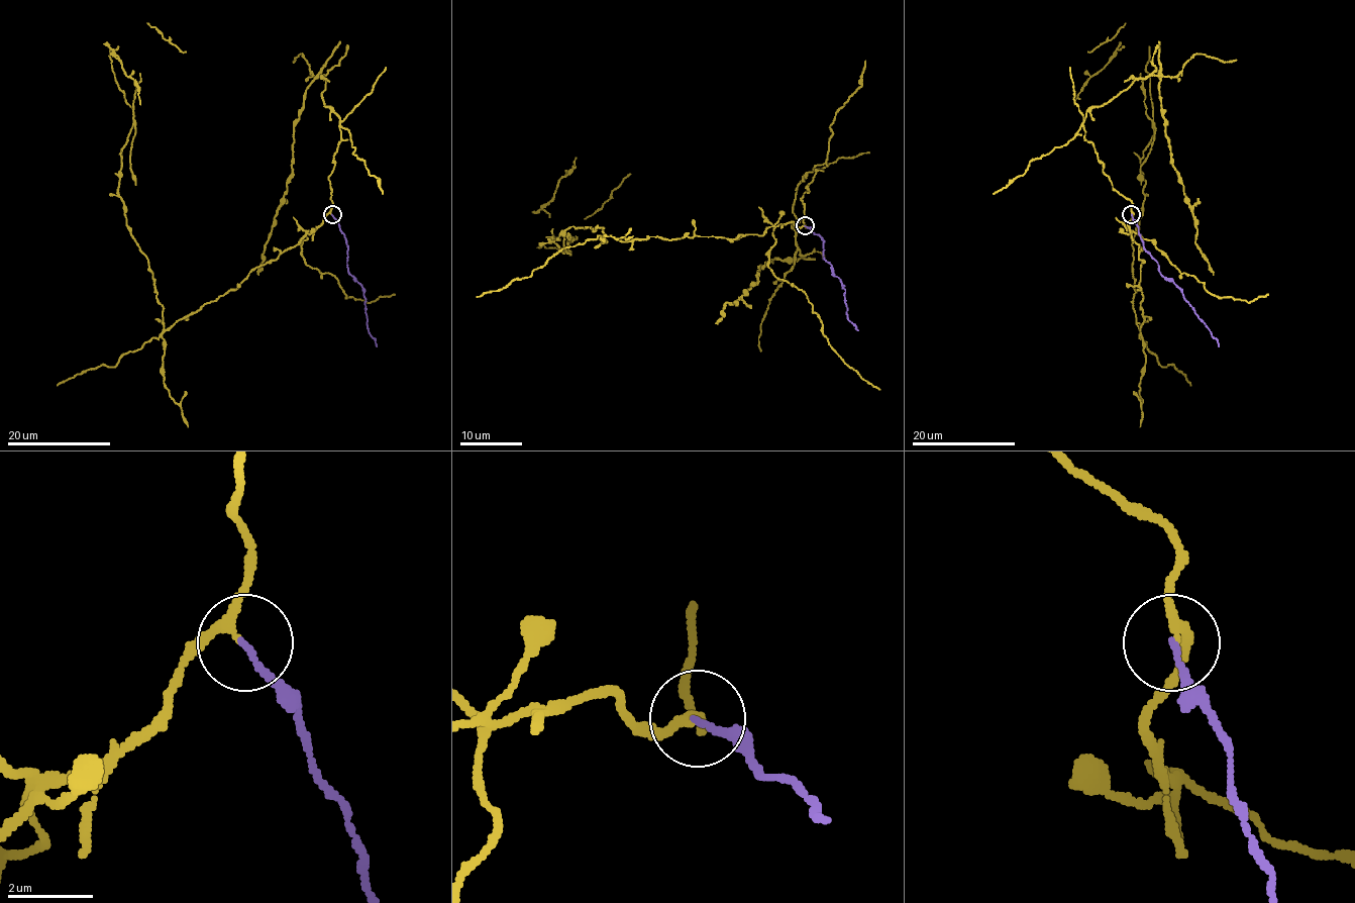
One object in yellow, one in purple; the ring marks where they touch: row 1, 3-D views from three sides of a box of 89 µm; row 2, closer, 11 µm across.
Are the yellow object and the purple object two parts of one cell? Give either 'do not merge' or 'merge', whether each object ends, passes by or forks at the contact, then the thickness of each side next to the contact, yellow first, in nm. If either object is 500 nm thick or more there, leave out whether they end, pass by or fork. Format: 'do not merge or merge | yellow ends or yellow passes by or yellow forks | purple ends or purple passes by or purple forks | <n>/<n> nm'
do not merge | yellow passes by | purple ends | 190/140 nm

